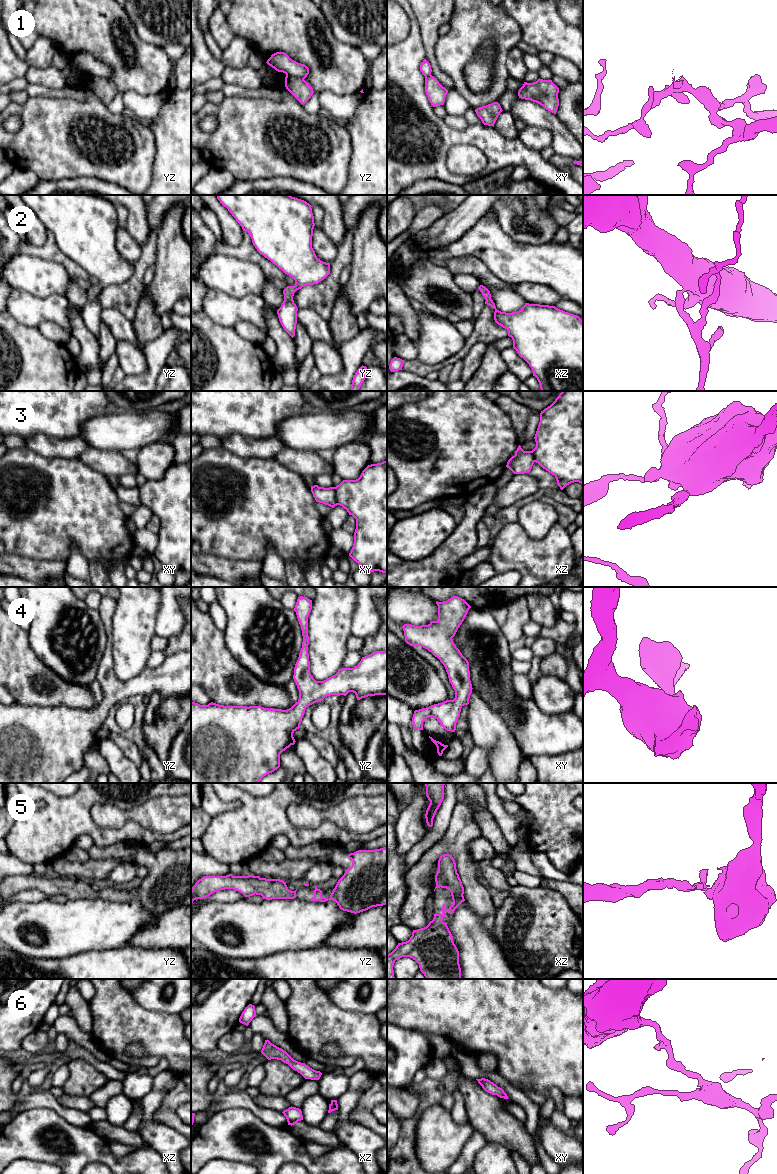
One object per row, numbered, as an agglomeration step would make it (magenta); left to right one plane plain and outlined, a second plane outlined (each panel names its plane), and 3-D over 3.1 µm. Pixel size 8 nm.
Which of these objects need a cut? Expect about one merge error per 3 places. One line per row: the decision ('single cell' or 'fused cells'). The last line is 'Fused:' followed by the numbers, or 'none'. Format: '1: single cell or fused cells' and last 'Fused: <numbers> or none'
1: fused cells
2: single cell
3: fused cells
4: single cell
5: single cell
6: single cell
Fused: 1, 3

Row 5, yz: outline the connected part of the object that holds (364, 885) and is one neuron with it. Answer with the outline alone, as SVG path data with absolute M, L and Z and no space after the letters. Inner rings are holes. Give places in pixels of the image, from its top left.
M387 847L375 850L358 850L350 853L348 858L352 860L352 866L345 870L344 875L338 880L330 898L323 897L323 891L315 886L311 901L333 900L341 910L354 914L372 907L387 905Z

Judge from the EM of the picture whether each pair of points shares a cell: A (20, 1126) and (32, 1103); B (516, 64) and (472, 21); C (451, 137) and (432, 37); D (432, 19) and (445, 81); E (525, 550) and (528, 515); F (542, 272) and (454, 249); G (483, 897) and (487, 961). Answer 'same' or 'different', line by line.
A: different
B: different
C: different
D: same
E: different
F: same
G: different

